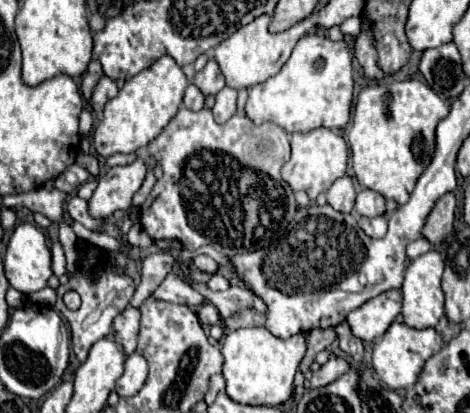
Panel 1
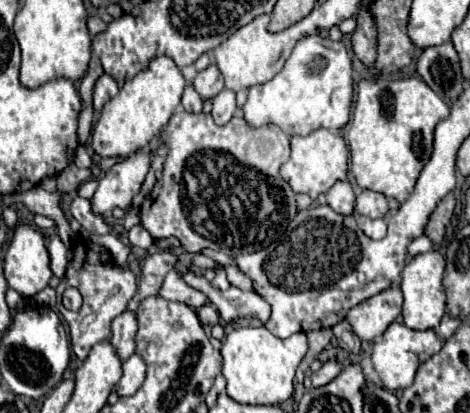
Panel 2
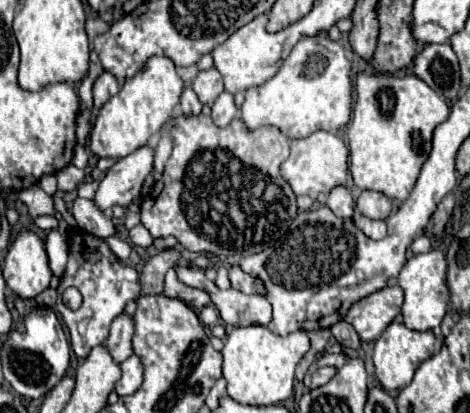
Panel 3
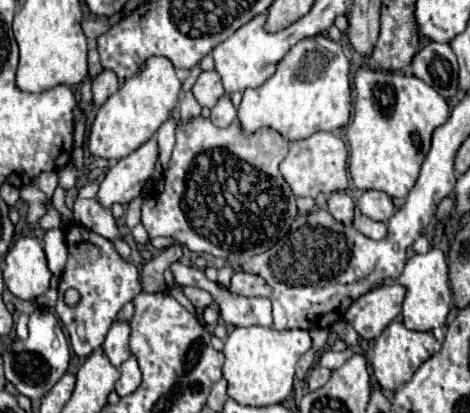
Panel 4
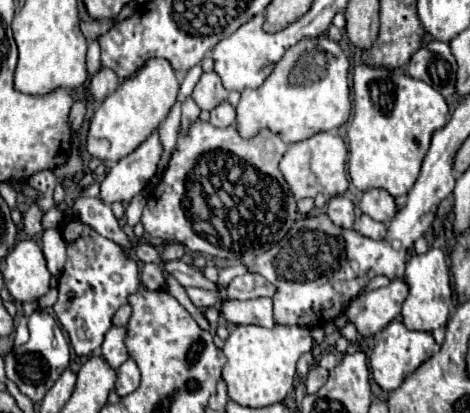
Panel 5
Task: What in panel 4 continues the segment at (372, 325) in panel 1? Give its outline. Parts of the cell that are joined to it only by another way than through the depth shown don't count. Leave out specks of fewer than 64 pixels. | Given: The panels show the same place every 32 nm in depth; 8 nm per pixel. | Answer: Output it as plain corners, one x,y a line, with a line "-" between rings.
396,282
390,286
380,286
354,300
344,318
346,322
354,324
356,332
364,340
372,340
380,336
380,332
400,314
402,302
404,302
402,284

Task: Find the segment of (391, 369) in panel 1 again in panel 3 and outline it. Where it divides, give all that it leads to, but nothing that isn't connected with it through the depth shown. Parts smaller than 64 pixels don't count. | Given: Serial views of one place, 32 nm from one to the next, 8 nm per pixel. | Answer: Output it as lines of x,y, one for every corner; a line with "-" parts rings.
392,322
384,332
382,336
374,342
374,356
372,356
372,362
374,362
374,370
376,370
376,376
382,384
384,390
392,392
392,390
400,390
404,388
406,384
412,382
412,376
416,372
416,368
428,360
432,354
436,354
440,342
436,340
434,332
416,332
416,330
410,330
410,328
404,328
402,322

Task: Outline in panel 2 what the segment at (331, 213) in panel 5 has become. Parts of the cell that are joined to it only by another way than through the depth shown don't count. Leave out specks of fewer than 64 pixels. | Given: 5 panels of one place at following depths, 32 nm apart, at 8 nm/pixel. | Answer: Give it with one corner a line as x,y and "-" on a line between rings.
348,182
334,184
334,186
328,190
326,198
328,198
328,206
330,206
334,212
338,212
338,214
342,214
342,216
350,216
350,214
354,212
354,200
356,200
356,196
354,196
352,186
350,186

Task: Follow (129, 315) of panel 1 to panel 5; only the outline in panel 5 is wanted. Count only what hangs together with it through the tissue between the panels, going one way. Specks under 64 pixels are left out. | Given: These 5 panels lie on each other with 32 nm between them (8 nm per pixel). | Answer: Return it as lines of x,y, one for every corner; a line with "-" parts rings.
112,326
106,332
106,338
102,342
102,358
108,362
110,368
118,368
128,360
128,352
124,348
124,328

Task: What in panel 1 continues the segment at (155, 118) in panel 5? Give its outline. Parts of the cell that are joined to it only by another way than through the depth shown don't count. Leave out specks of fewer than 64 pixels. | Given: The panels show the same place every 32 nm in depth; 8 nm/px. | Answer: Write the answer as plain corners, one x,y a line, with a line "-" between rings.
170,56
158,58
150,68
126,80
118,96
108,100
108,104
104,106
104,118
92,134
92,144
96,152
108,158
112,154
132,154
140,148
146,148
162,132
168,120
178,112
186,86
188,80
182,68

